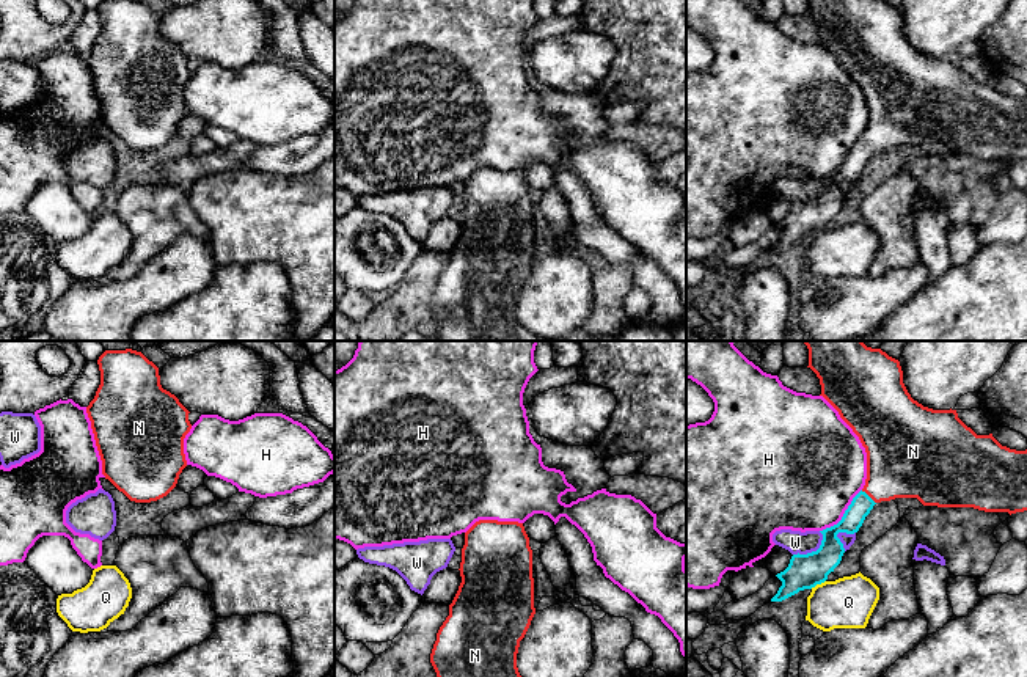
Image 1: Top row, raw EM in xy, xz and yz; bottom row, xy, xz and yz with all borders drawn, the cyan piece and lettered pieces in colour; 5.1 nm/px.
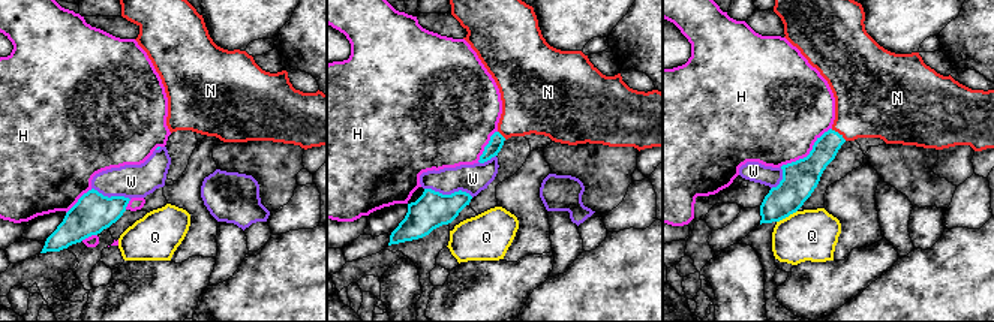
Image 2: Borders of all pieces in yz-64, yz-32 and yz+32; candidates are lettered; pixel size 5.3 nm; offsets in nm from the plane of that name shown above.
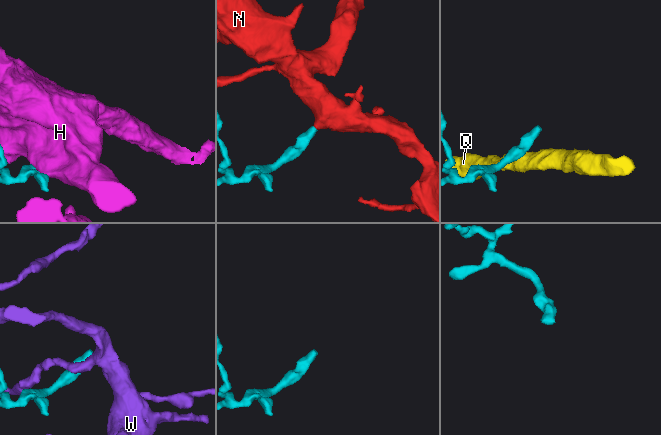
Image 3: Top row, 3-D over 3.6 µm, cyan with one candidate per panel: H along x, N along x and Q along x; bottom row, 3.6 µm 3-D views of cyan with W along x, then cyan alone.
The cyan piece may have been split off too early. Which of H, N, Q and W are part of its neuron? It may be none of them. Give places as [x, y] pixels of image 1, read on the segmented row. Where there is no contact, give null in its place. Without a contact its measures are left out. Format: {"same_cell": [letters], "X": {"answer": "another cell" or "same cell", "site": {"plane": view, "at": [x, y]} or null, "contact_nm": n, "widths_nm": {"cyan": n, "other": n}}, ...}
{"same_cell": ["N"], "H": {"answer": "another cell", "site": {"plane": "yz", "at": [844, 514]}, "contact_nm": 300, "widths_nm": {"cyan": 140, "other": 500}}, "N": {"answer": "same cell", "site": {"plane": "yz", "at": [869, 497]}, "contact_nm": 100, "widths_nm": {"cyan": 110, "other": 360}}, "Q": {"answer": "another cell", "site": {"plane": "yz", "at": [817, 583]}, "contact_nm": 90, "widths_nm": {"cyan": 180, "other": 260}}, "W": {"answer": "another cell", "site": {"plane": "yz", "at": [812, 552]}, "contact_nm": 190, "widths_nm": {"cyan": 180, "other": 110}}}

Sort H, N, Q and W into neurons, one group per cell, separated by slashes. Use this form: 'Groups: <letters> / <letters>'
Groups: H / N / Q / W

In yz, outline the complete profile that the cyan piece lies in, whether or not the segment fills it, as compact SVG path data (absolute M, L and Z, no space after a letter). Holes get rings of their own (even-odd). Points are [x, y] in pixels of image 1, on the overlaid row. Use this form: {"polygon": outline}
{"polygon": "M802 341L809 349L809 366L820 379L821 394L840 418L859 437L867 452L867 479L864 489L853 498L842 520L823 531L817 551L793 554L788 567L776 576L782 581L771 602L782 602L799 591L812 589L828 580L845 553L839 532L854 534L862 526L873 506L895 498L917 498L923 506L974 507L985 512L1027 510L1027 449L1016 451L1002 446L992 434L977 435L959 418L956 410L933 410L911 397L905 383L900 361L881 349L867 347L862 341Z"}

